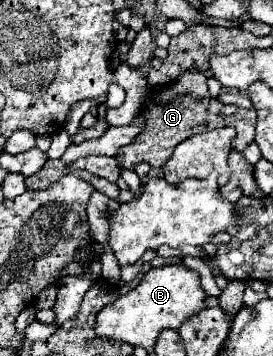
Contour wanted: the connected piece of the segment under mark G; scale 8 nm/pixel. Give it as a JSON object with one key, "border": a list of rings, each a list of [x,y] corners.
{"border":[[[185,71],[181,73],[173,83],[169,85],[155,85],[145,97],[145,103],[139,111],[139,115],[145,117],[145,125],[141,127],[141,133],[125,145],[121,153],[115,155],[115,161],[121,169],[133,169],[137,163],[147,161],[151,167],[163,167],[165,161],[171,157],[173,149],[177,143],[197,135],[205,133],[207,129],[217,129],[217,127],[233,127],[237,135],[233,137],[233,149],[243,151],[255,137],[255,119],[257,113],[253,109],[239,109],[237,113],[223,117],[223,115],[213,115],[209,111],[209,89],[207,89],[207,75],[201,71]]]}

